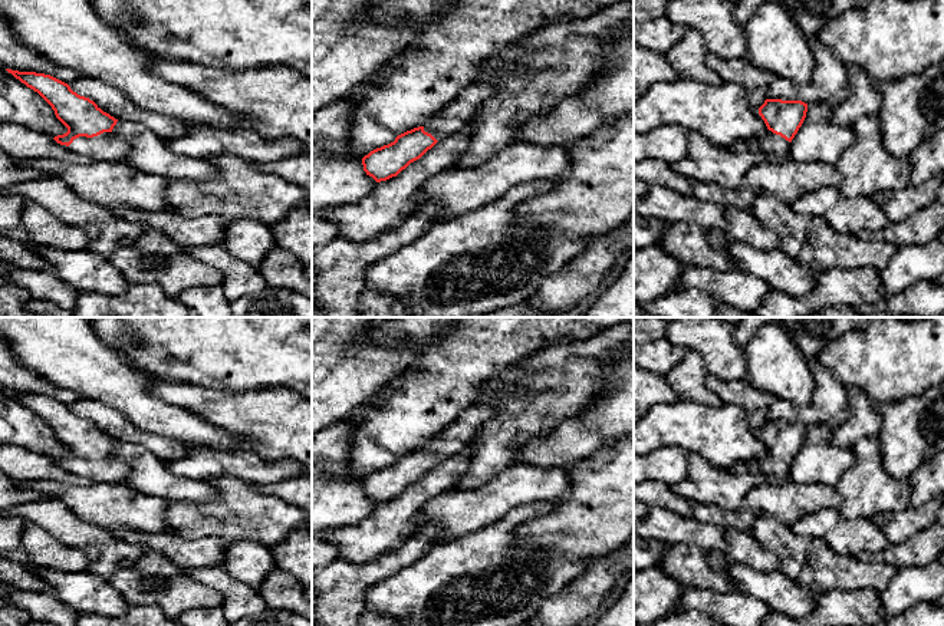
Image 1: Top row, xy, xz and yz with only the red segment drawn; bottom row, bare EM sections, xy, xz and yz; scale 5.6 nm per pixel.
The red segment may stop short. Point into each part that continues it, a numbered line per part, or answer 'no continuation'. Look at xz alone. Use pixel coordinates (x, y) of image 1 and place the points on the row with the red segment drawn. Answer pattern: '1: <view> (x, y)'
1: xz (456, 115)

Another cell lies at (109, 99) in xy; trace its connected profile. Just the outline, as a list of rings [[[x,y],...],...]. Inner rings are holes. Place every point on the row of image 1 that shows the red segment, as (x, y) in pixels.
[[[79,76],[69,83],[70,89],[80,96],[93,101],[98,108],[118,121],[138,122],[165,141],[187,134],[187,125],[177,118],[144,111],[132,105],[118,89],[93,78]]]

